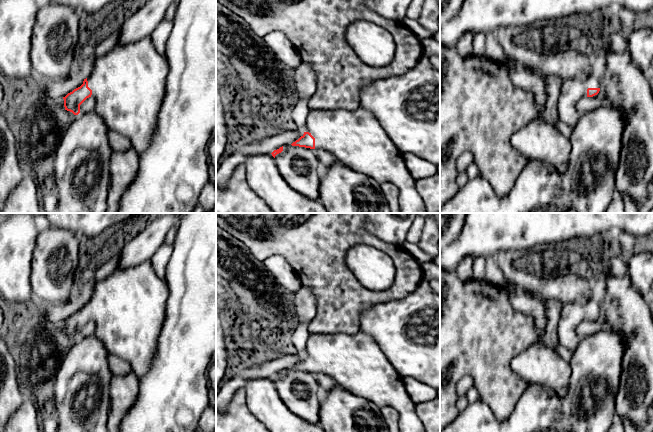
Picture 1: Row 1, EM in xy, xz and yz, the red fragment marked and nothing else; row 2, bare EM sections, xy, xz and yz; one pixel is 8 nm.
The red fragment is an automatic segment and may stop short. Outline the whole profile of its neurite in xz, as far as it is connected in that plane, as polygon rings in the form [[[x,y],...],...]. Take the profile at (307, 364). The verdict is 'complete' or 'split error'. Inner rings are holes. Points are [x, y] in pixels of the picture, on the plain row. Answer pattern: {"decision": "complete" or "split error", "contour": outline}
{"decision": "split error", "contour": [[[362,331],[353,335],[310,334],[303,350],[304,358],[292,370],[323,373],[336,380],[348,392],[371,401],[379,408],[394,408],[399,414],[399,432],[425,432],[415,410],[416,404],[406,391],[402,377],[372,337]]]}

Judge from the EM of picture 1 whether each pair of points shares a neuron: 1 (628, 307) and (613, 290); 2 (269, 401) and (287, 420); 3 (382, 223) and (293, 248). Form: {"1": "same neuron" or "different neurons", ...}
{"1": "same neuron", "2": "same neuron", "3": "different neurons"}

